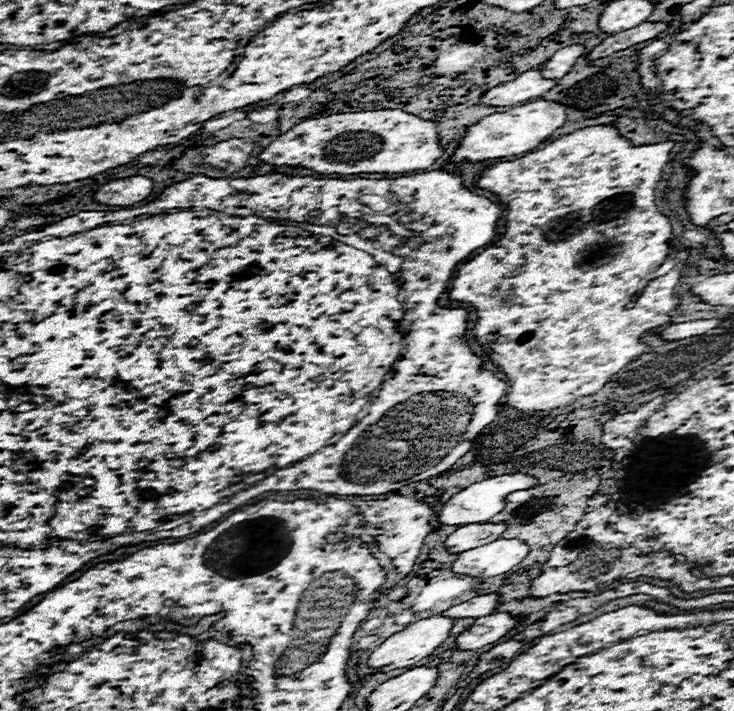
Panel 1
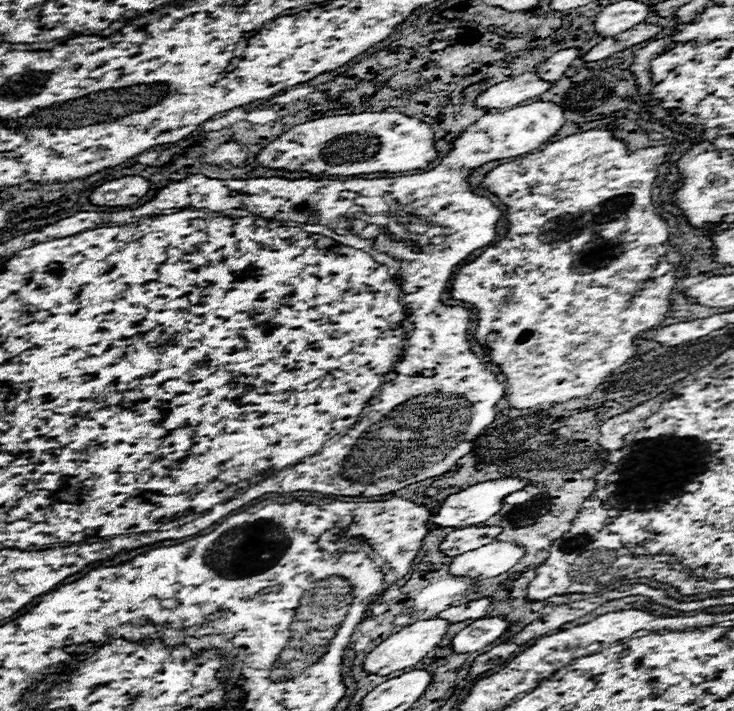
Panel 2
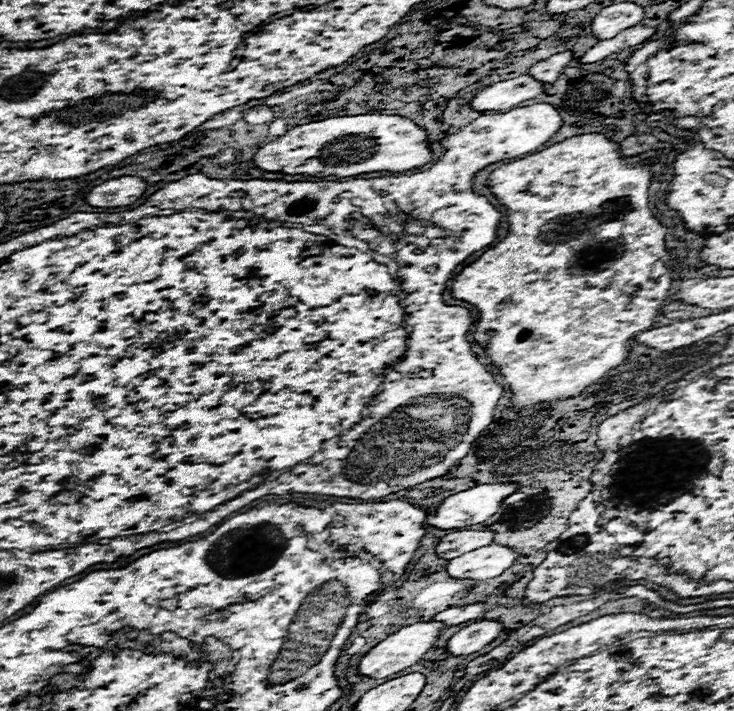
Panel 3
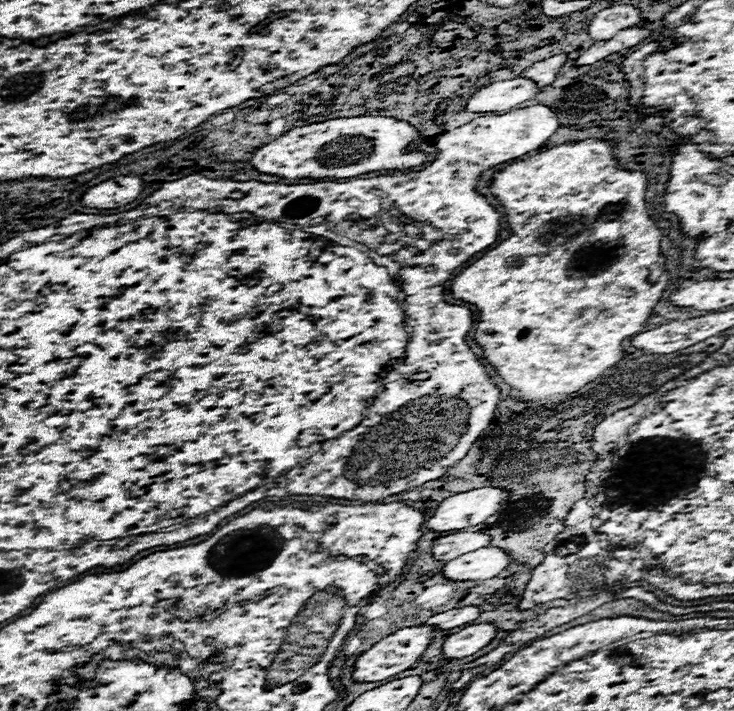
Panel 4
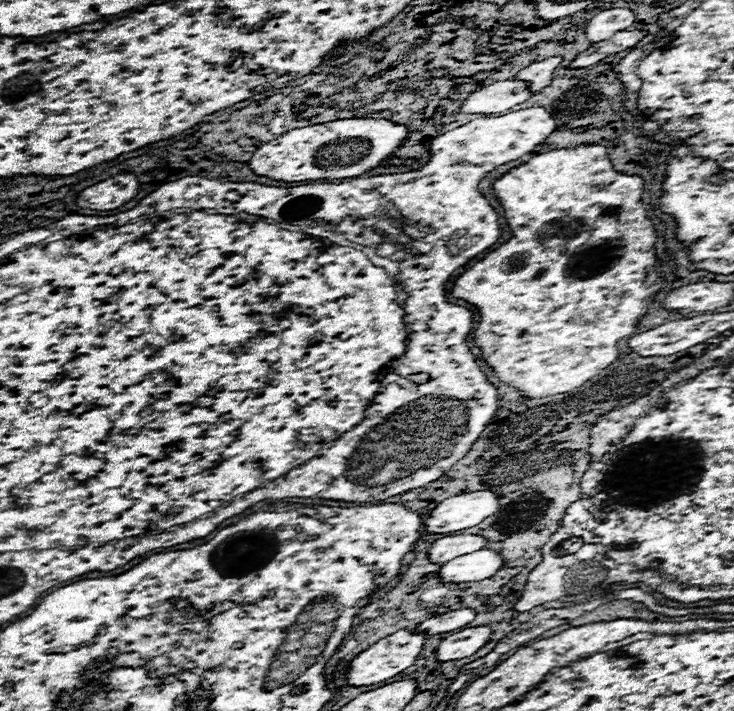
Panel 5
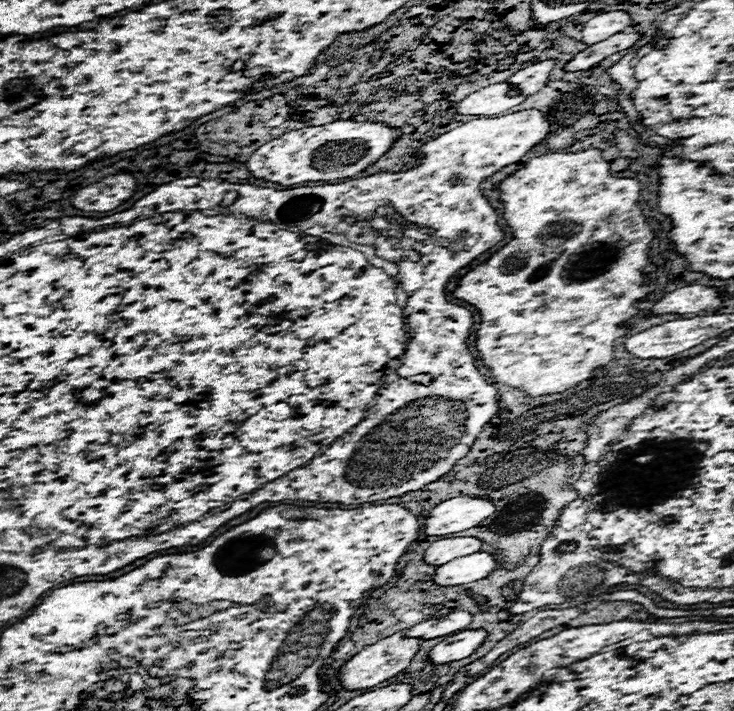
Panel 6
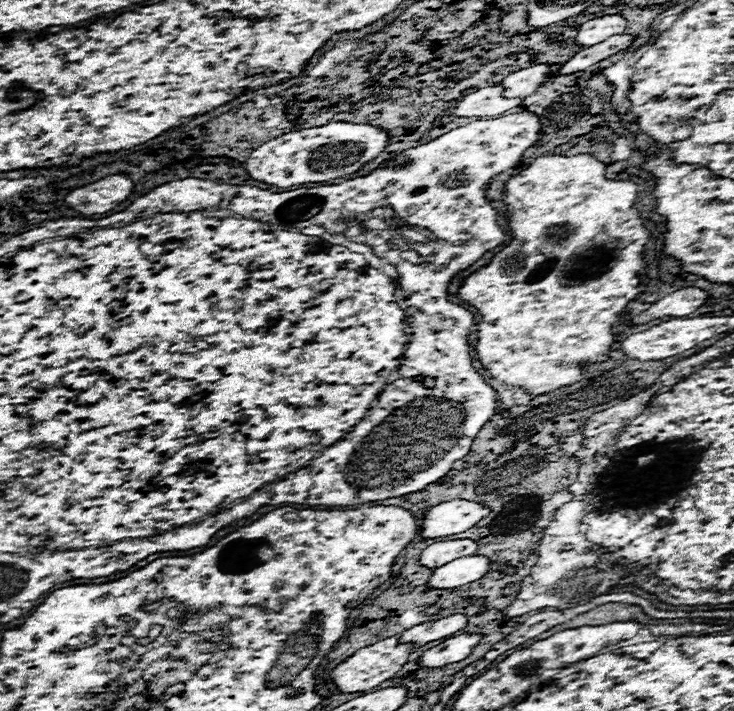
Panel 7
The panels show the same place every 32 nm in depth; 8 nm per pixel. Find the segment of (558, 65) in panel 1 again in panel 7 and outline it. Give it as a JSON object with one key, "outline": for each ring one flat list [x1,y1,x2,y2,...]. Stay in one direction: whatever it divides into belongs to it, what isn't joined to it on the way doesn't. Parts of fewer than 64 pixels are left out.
{"outline":[[536,64,518,72,512,72,510,76,506,76,500,84,504,86,504,94,508,98,526,98,530,96,548,76,548,64]]}

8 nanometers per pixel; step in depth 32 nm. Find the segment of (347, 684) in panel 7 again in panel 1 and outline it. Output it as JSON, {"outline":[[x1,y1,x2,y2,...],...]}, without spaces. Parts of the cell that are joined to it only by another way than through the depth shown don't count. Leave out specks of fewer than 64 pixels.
{"outline":[[430,616,430,618,424,618,424,620,418,620,410,626,406,626,402,632,396,632,392,634,390,638,386,638,370,656,368,656,368,666,374,670,374,672,390,672,390,670,396,670,396,668,406,668,406,666,416,666,418,660,430,656,446,638,448,638,448,632,450,628,454,626,454,620,450,618,444,618,444,616]]}

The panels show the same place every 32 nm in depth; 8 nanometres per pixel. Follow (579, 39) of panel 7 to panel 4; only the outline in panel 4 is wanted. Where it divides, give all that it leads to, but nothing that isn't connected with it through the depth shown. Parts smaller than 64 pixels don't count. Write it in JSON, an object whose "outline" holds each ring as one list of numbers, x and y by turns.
{"outline":[[610,6,606,10,600,10,592,18,592,22,588,26,588,36,594,42,608,40,616,32,636,26,638,20,640,20,640,14,636,8,632,8,632,6]]}

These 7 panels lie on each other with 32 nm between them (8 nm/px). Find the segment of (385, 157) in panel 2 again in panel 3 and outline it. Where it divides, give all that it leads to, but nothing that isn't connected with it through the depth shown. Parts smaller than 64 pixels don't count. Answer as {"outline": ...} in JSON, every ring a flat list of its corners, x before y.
{"outline":[[360,114,360,116,336,116,320,122,308,122,294,126,284,136,262,146,252,162,266,172,280,174,306,174,314,178,324,176,358,176,368,172,406,172,424,166,432,160,428,150,428,136,412,120,386,114]]}

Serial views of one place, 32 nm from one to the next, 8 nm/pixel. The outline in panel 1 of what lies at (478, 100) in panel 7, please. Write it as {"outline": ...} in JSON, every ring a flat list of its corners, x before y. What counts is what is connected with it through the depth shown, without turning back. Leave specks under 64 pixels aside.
{"outline":[[528,70,510,82,498,84,480,96,482,106,516,106,520,102,540,98,556,86,556,80,546,80,538,70]]}

